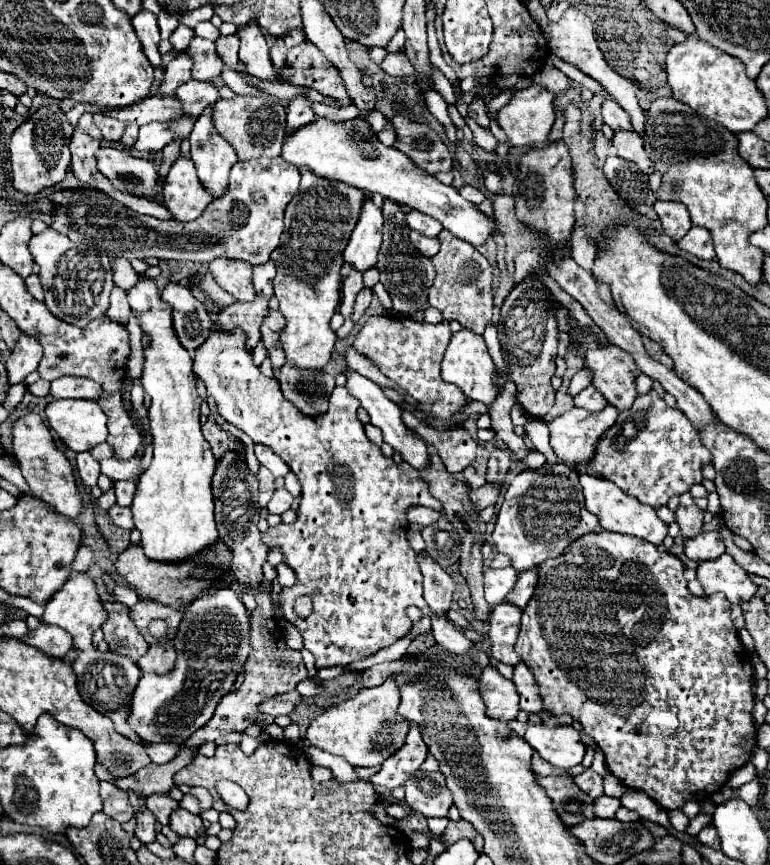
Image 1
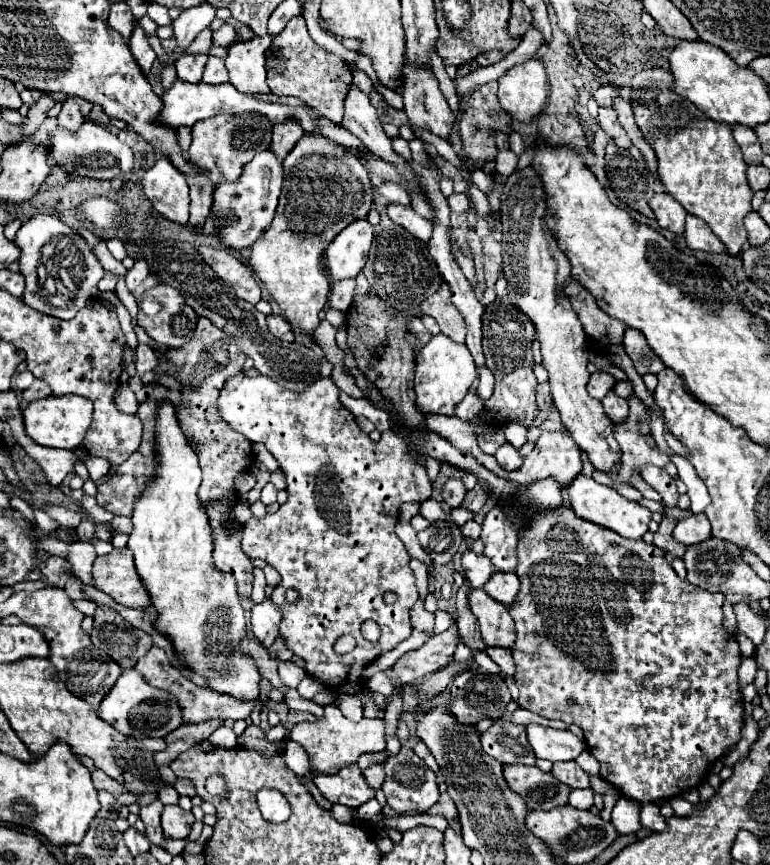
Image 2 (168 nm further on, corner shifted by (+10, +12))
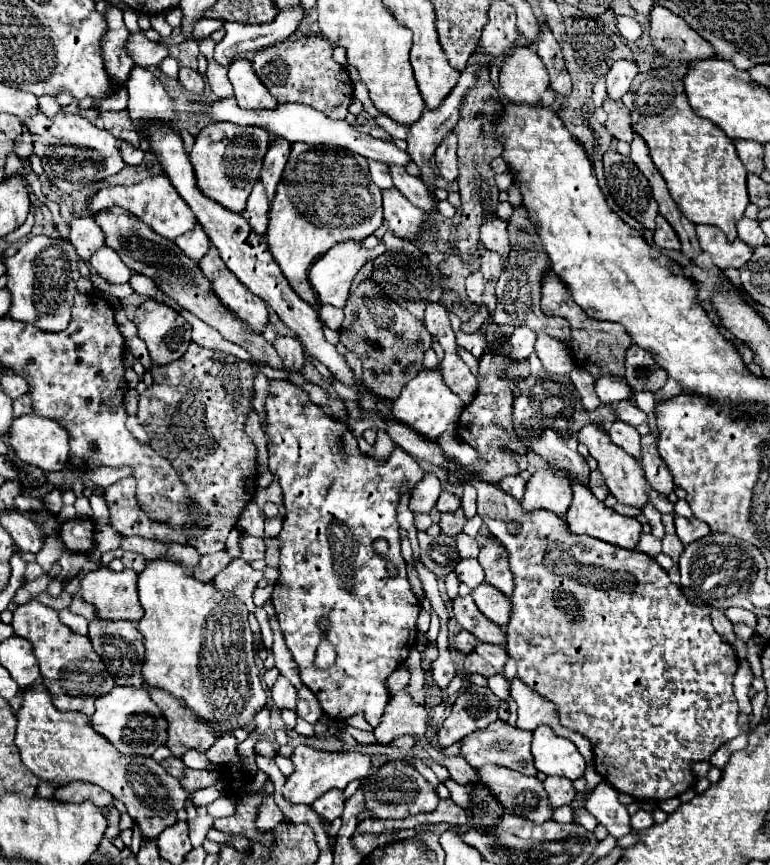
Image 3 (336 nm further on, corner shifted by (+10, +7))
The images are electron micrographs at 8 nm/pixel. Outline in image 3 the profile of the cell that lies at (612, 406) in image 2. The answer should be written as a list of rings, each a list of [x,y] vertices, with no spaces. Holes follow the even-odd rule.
[[[613,422],[613,426],[609,428],[609,438],[615,440],[615,444],[619,448],[623,448],[629,456],[633,456],[635,460],[641,460],[641,446],[639,446],[639,432],[623,422]]]

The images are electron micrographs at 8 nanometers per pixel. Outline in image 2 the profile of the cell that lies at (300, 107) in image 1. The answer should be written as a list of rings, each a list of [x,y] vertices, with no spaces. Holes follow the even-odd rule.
[[[279,123],[273,127],[273,141],[271,149],[277,153],[279,159],[285,159],[285,155],[295,147],[297,139],[303,135],[303,129],[299,123]]]

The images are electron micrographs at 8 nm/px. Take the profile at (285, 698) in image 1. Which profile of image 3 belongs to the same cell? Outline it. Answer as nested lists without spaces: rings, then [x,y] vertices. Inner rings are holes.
[[[149,688],[149,696],[159,706],[169,724],[165,746],[175,758],[181,758],[191,748],[205,752],[217,740],[211,732],[205,732],[205,724],[193,720],[193,712],[185,708],[185,704],[175,700],[171,694],[157,688]]]

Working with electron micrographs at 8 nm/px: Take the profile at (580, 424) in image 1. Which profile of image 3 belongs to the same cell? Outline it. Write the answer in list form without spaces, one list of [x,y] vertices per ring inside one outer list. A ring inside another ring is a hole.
[[[553,468],[537,470],[525,486],[525,498],[521,504],[525,512],[549,510],[555,516],[565,518],[571,504],[571,484],[563,472]]]

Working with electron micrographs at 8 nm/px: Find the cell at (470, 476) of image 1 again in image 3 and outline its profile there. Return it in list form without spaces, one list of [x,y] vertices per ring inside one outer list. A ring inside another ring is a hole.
[[[467,482],[463,484],[463,490],[465,490],[465,494],[461,498],[461,508],[465,512],[465,518],[473,518],[477,514],[477,492]]]

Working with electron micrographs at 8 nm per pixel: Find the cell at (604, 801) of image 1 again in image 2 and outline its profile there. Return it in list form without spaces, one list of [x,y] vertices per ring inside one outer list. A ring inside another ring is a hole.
[[[573,789],[569,795],[569,805],[577,809],[593,807],[593,789]]]

